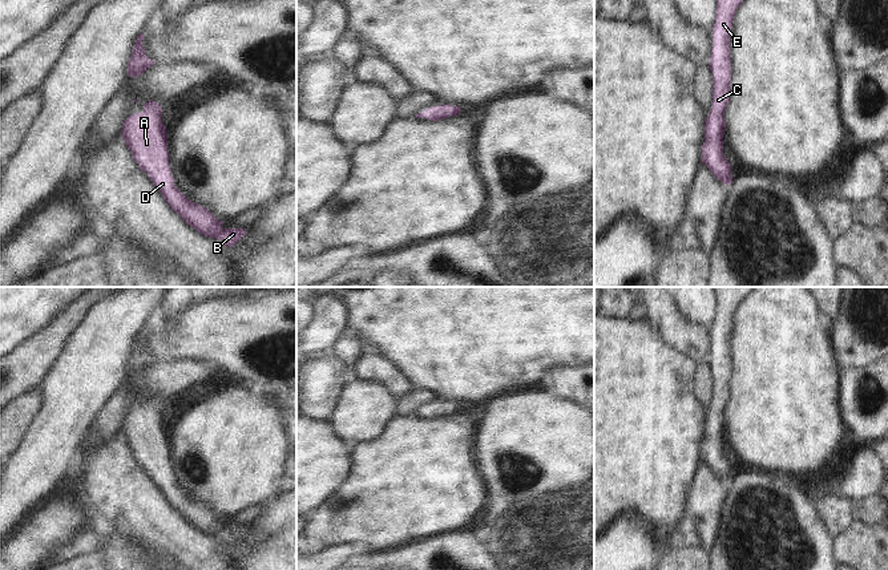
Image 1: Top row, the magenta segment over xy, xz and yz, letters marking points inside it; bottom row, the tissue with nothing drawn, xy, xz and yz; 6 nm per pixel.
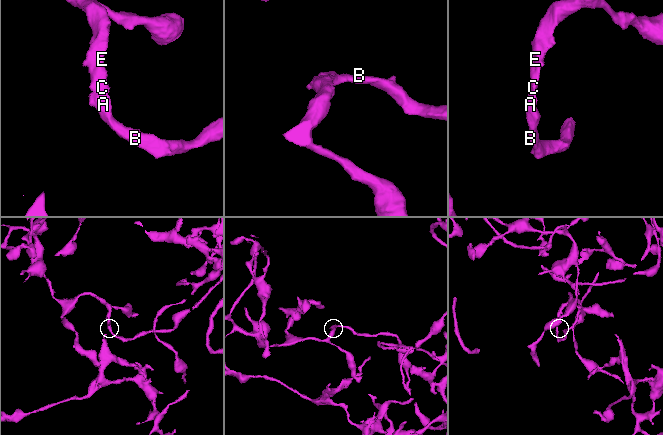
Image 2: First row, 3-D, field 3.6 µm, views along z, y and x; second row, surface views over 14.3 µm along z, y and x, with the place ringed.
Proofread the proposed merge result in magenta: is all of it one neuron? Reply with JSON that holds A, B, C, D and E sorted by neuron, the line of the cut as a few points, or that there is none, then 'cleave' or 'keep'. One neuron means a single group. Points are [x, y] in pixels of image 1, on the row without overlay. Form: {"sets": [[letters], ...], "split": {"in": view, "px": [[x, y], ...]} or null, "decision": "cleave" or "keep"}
{"sets": [["A", "B", "C", "D", "E"]], "split": null, "decision": "keep"}

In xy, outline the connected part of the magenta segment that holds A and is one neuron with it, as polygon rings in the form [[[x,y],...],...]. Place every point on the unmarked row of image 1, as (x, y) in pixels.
[[[149,397],[141,411],[134,411],[124,419],[121,433],[133,457],[189,523],[205,534],[222,538],[226,545],[234,543],[246,531],[246,526],[223,526],[225,520],[189,498],[175,485],[169,462],[166,424],[161,413],[161,403]]]

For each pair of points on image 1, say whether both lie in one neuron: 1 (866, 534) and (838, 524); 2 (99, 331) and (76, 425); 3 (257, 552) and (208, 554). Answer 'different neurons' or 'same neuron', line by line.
1: different neurons
2: same neuron
3: different neurons

